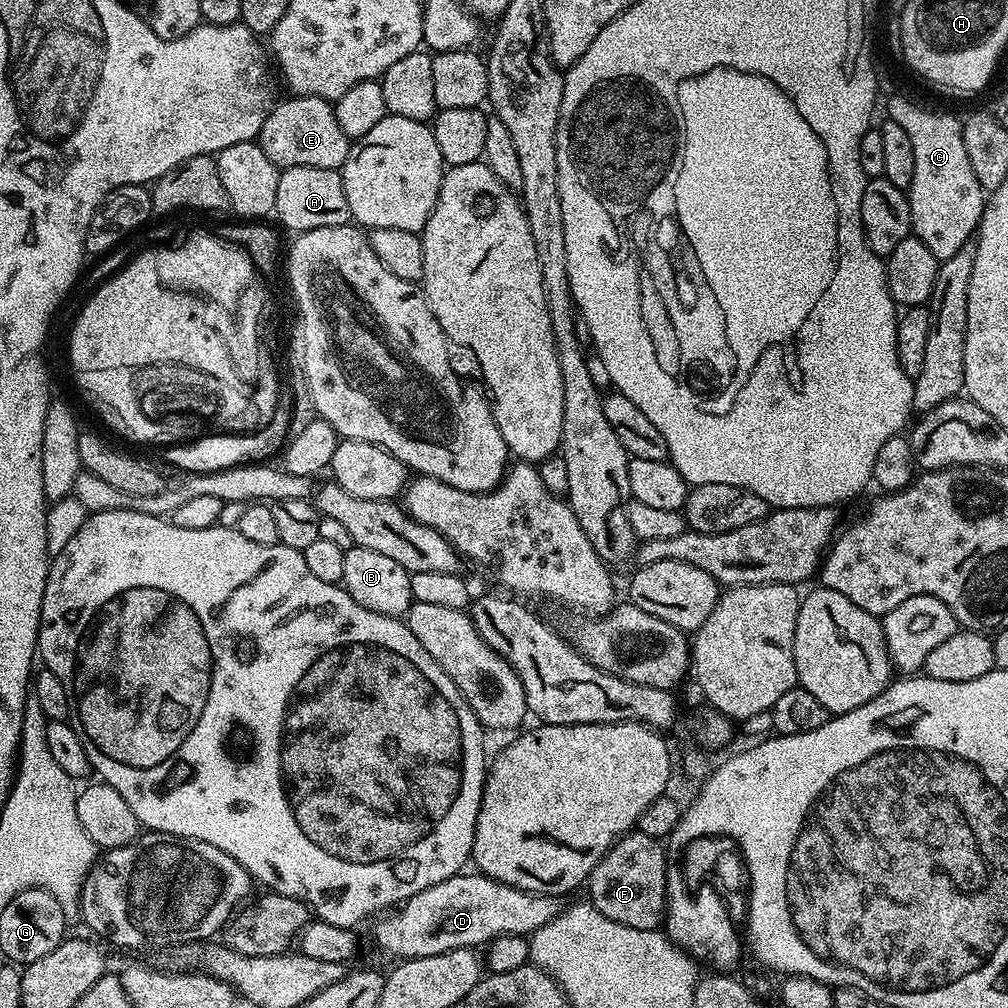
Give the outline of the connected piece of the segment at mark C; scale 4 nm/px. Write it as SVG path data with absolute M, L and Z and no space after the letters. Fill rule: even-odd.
M903 94L888 98L886 106L887 119L898 122L914 145L914 182L910 182L906 190L912 219L911 235L928 247L936 261L954 258L954 254L975 237L986 203L985 190L978 186L978 178L974 178L970 157L962 143L962 123L948 112L931 112L907 100Z

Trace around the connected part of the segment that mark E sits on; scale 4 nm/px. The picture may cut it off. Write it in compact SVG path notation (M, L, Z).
M293 95L292 100L281 99L272 113L262 122L258 143L266 158L283 170L294 166L343 169L350 141L338 126L335 107L329 101L313 96Z

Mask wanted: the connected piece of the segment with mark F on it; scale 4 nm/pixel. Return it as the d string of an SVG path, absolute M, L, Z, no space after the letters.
M638 830L619 837L610 851L594 866L588 876L586 889L587 899L606 918L618 922L622 926L630 926L634 930L657 930L663 925L664 913L668 902L668 857L661 841L650 838Z

